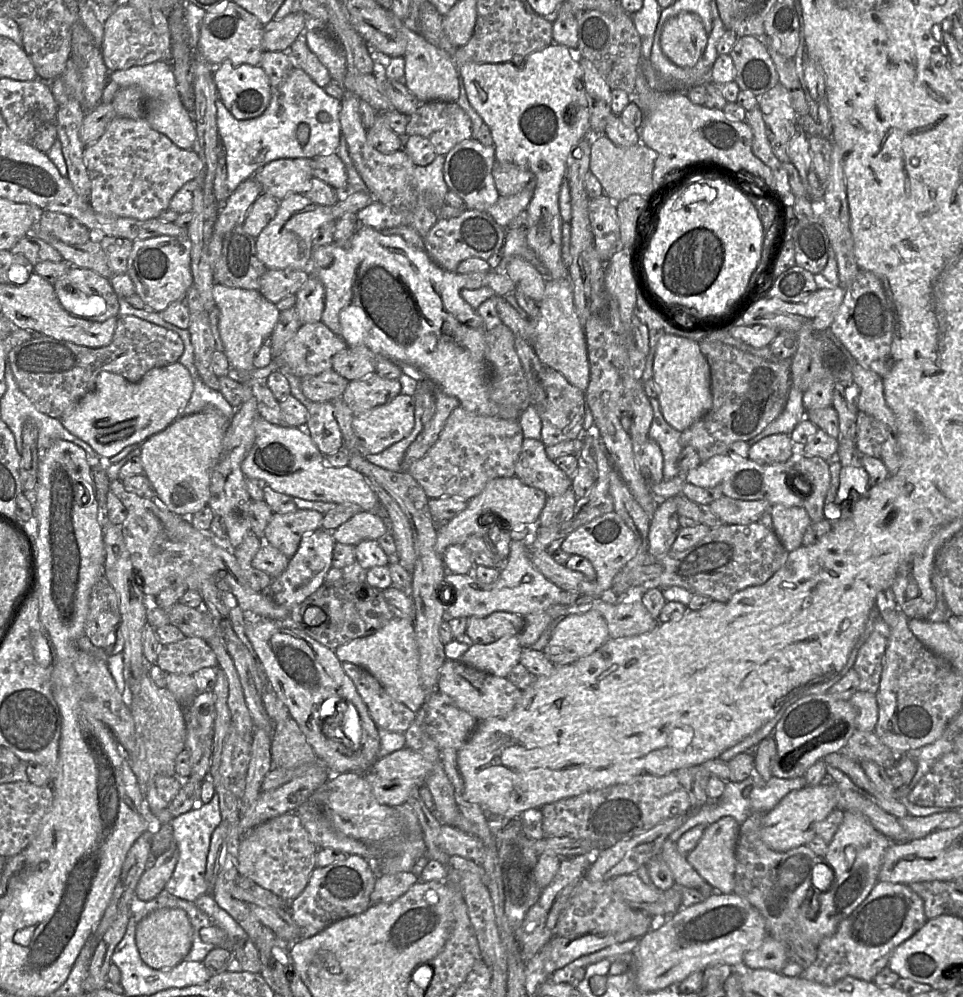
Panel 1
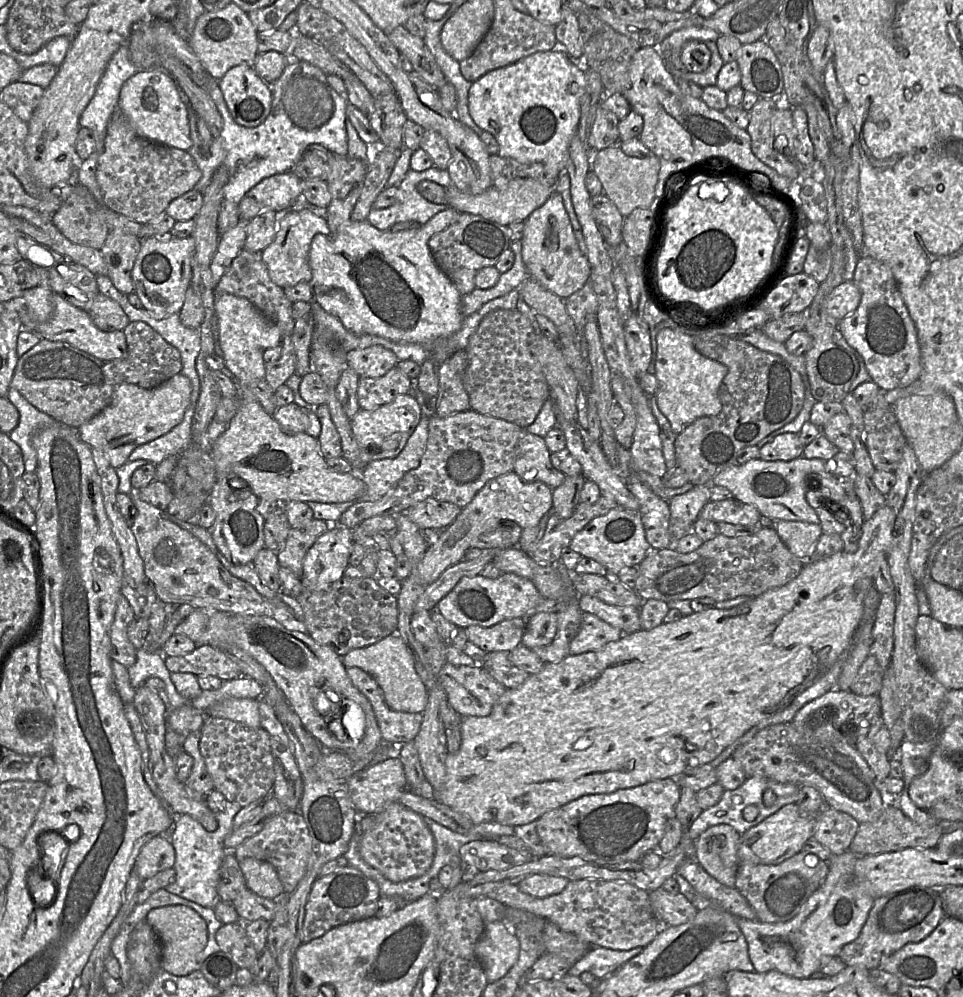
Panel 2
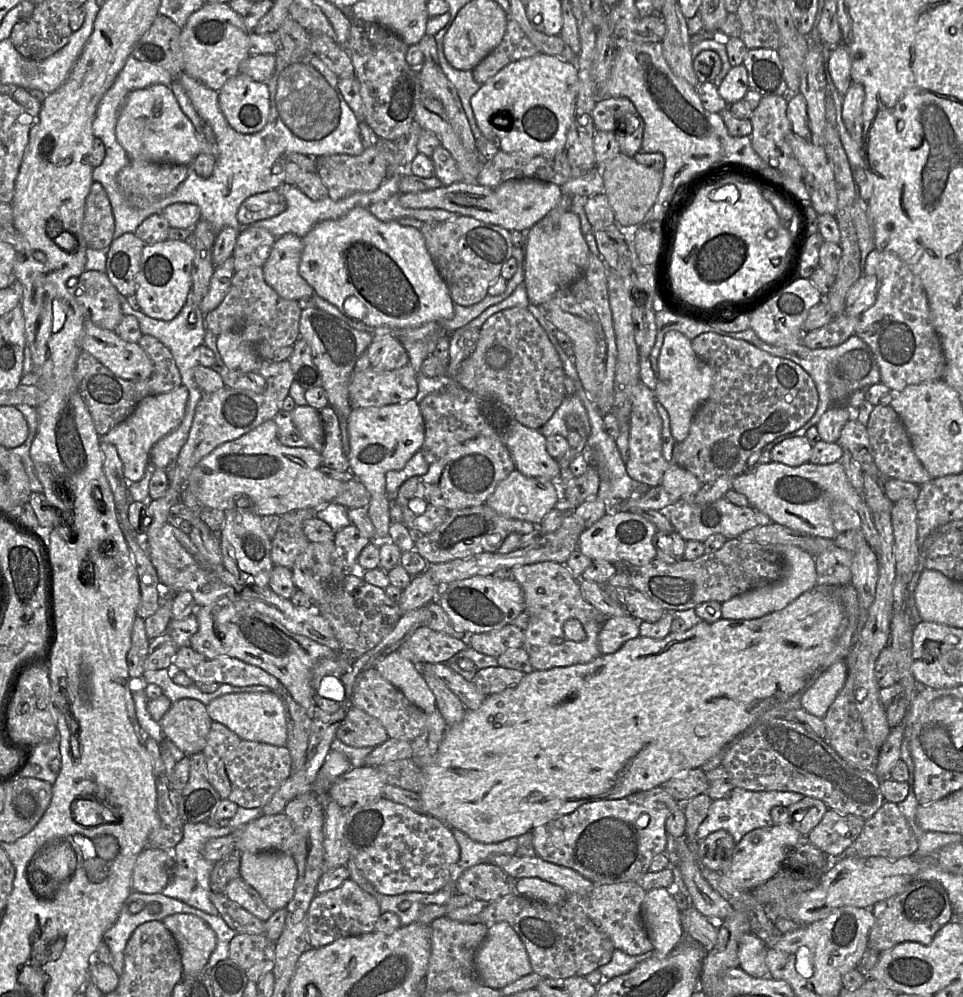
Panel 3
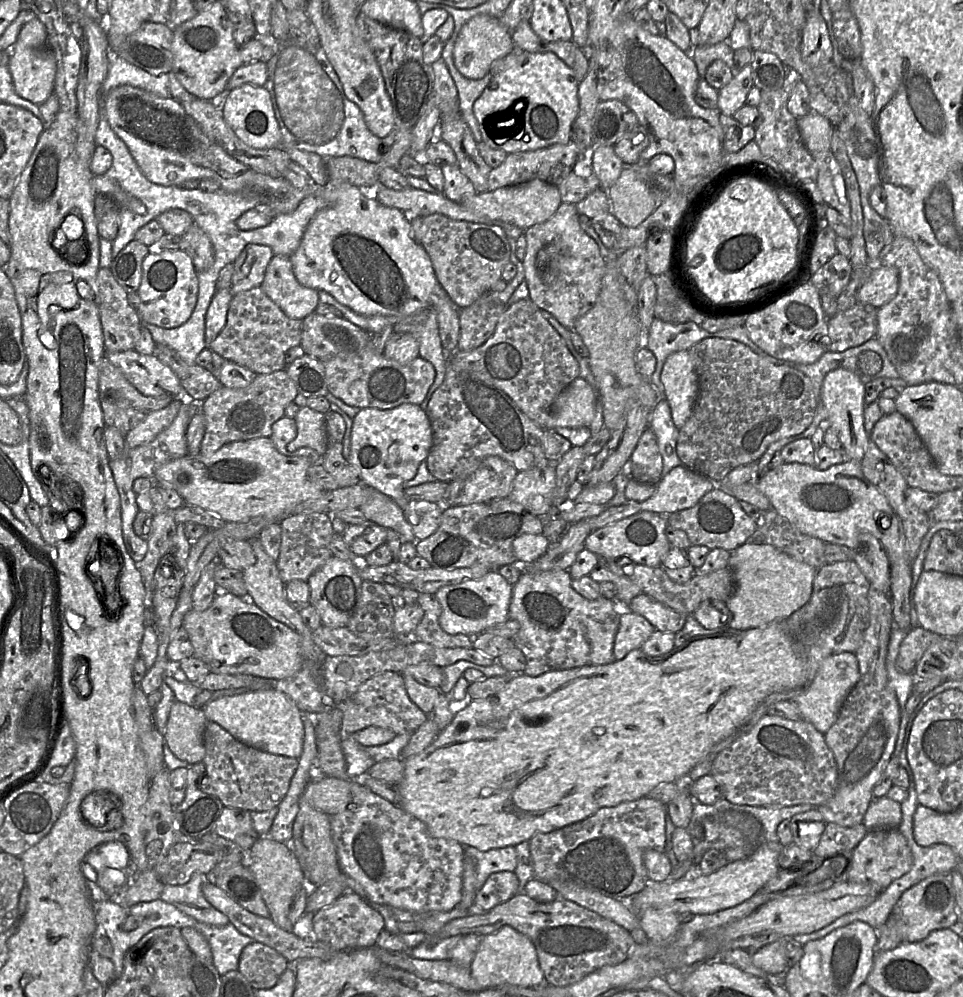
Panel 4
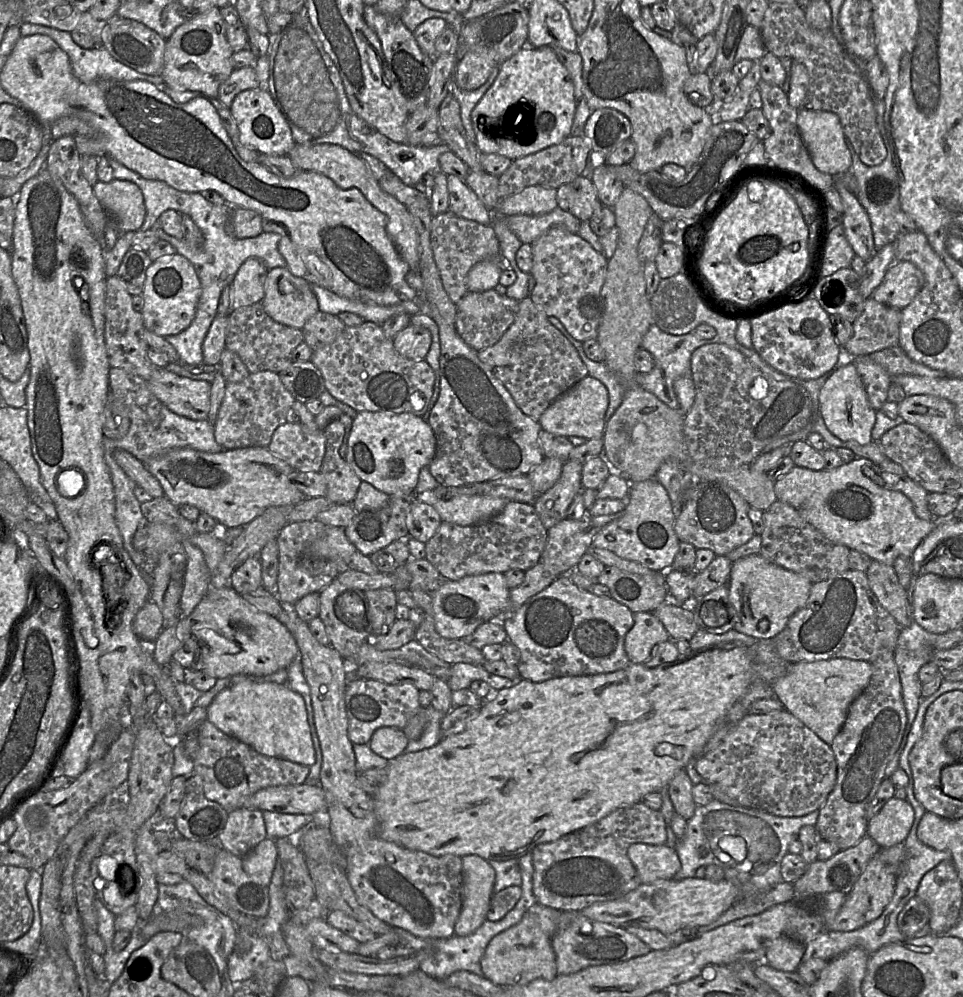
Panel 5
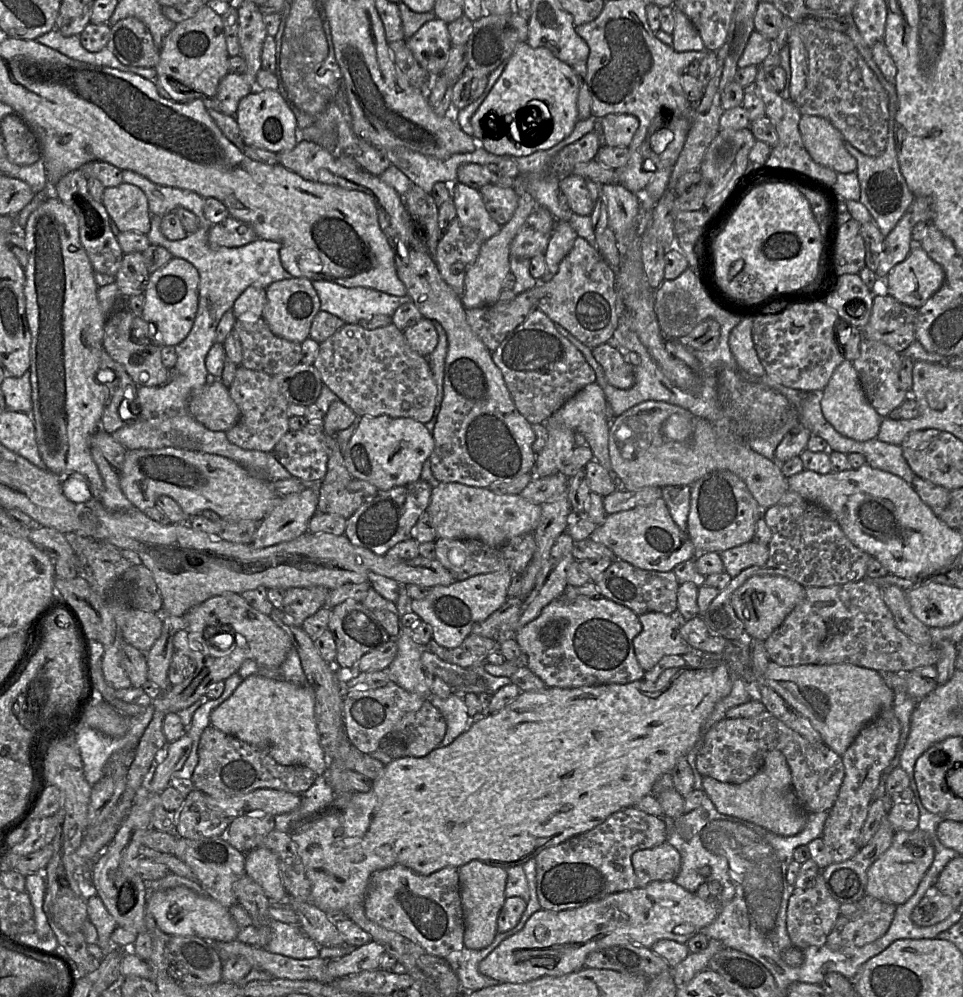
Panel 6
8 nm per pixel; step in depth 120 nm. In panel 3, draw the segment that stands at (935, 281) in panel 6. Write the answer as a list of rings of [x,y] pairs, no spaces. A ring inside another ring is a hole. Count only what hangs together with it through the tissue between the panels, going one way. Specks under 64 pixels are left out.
[[[862,273],[847,293],[844,314],[860,316],[875,303],[877,292],[877,277]]]

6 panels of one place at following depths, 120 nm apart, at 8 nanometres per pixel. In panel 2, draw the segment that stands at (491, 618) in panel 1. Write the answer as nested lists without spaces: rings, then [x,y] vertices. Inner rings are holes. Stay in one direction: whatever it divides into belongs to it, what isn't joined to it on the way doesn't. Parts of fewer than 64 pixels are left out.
[[[511,618],[491,627],[468,626],[466,628],[467,640],[486,653],[510,652],[521,645],[525,621],[526,618]]]

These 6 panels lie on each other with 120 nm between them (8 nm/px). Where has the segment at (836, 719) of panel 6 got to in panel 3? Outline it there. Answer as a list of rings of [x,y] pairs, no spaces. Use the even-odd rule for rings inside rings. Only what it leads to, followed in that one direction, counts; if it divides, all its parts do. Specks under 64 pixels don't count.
[[[839,660],[820,672],[804,689],[801,705],[804,710],[823,719],[844,687],[847,678],[847,664]]]

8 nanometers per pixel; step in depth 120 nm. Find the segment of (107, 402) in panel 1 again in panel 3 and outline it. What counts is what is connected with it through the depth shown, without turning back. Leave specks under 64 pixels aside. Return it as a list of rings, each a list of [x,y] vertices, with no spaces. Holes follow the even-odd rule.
[[[183,384],[170,392],[148,396],[138,403],[125,421],[100,436],[101,442],[111,443],[117,448],[123,463],[123,474],[128,482],[137,482],[144,477],[150,450],[180,425],[186,412],[188,397],[188,389]]]

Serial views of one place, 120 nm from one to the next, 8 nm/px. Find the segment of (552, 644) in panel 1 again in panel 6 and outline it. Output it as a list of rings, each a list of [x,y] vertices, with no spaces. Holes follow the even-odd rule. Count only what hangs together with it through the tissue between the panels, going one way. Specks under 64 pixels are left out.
[[[676,609],[671,614],[650,612],[638,616],[641,632],[633,639],[637,660],[646,672],[666,655],[681,655],[697,650],[681,636],[683,616]]]

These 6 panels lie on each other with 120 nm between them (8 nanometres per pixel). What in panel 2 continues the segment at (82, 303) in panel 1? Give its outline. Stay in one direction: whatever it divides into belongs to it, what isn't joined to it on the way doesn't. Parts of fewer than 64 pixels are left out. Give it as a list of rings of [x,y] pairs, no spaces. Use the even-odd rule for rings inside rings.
[[[98,293],[92,300],[84,303],[93,323],[104,332],[123,331],[130,319],[114,300]]]

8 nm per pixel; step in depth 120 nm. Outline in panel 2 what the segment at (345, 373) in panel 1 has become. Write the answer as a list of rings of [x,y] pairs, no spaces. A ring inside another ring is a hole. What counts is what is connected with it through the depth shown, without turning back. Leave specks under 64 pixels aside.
[[[373,345],[347,352],[348,366],[360,377],[378,378],[397,366],[399,359],[391,350]]]

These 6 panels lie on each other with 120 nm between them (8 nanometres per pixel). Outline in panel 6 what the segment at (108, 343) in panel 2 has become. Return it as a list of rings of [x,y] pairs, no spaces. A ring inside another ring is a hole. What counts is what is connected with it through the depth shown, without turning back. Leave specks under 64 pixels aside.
[[[212,380],[196,391],[188,401],[187,409],[201,425],[212,431],[231,429],[240,418],[238,406],[229,394],[229,388],[220,380]]]

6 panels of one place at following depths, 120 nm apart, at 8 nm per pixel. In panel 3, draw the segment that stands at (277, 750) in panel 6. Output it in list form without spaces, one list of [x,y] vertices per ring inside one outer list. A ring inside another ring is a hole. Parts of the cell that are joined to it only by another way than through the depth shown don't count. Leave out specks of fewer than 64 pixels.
[[[274,692],[230,693],[212,700],[206,707],[212,721],[223,724],[241,739],[286,746],[288,732],[283,700]]]

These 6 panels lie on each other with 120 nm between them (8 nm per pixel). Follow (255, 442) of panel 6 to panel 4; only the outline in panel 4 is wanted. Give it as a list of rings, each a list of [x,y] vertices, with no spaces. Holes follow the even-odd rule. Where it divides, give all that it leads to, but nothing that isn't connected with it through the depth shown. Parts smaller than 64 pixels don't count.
[[[286,370],[257,374],[244,388],[220,387],[201,402],[205,434],[200,454],[211,455],[231,442],[271,437],[273,424],[284,416],[285,407],[295,401],[297,394],[298,390]]]

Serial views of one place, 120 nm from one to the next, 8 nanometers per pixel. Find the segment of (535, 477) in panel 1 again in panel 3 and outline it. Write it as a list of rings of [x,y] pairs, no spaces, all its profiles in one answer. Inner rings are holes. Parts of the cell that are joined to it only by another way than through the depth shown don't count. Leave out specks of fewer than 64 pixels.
[[[445,379],[445,385],[439,392],[426,396],[420,402],[420,410],[425,425],[425,440],[421,451],[430,465],[446,455],[453,447],[477,437],[489,437],[500,441],[508,449],[517,471],[527,477],[544,477],[552,481],[560,478],[560,467],[557,459],[549,455],[546,448],[546,437],[539,430],[522,425],[515,418],[512,410],[492,396],[481,396],[459,385],[455,379]]]

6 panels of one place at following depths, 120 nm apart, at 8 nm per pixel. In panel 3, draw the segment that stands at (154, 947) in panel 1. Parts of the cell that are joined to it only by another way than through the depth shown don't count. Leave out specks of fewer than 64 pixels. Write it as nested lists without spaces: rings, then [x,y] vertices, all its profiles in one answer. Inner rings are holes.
[[[187,913],[168,915],[162,923],[177,942],[184,977],[200,973],[216,947],[212,928],[198,916]]]

